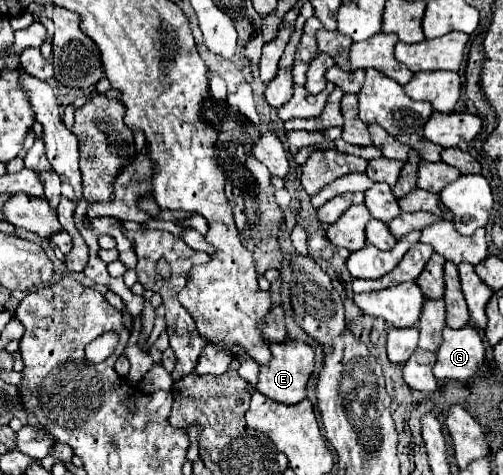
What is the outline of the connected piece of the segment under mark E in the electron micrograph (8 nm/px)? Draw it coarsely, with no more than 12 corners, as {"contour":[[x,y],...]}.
{"contour":[[299,340],[267,342],[257,392],[297,404],[315,352]]}

